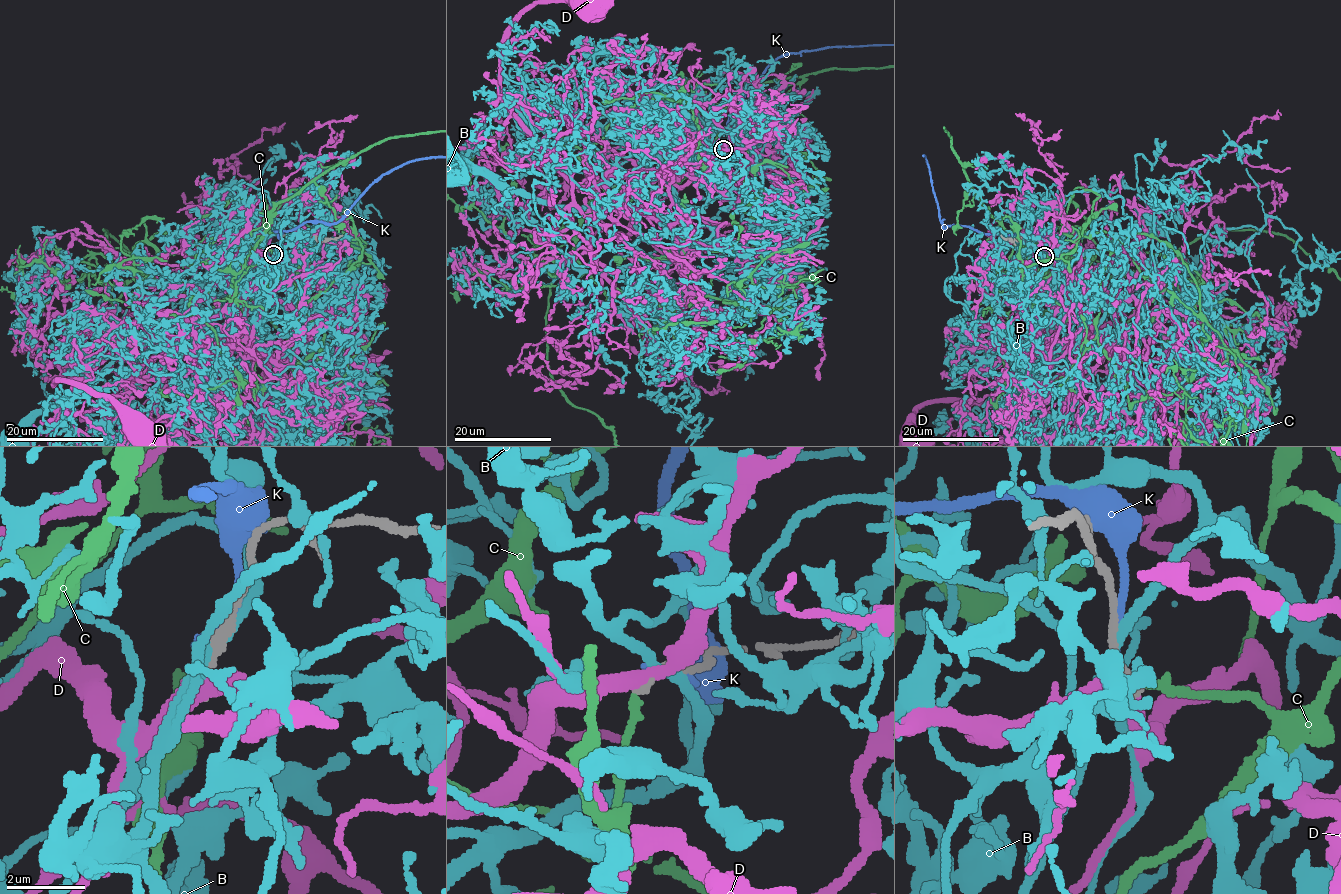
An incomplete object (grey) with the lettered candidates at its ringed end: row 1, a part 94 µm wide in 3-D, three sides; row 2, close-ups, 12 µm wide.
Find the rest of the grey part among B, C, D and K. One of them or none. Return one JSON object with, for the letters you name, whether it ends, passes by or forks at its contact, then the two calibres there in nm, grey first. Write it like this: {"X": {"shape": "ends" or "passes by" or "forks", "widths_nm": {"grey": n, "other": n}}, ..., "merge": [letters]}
{"C": {"shape": "ends", "widths_nm": {"grey": 280, "other": 240}}, "merge": ["C"]}

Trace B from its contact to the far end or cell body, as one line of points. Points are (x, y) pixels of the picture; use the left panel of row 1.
B: (277, 249), (280, 238), (264, 238), (231, 277), (194, 280), (150, 305), (99, 372)

